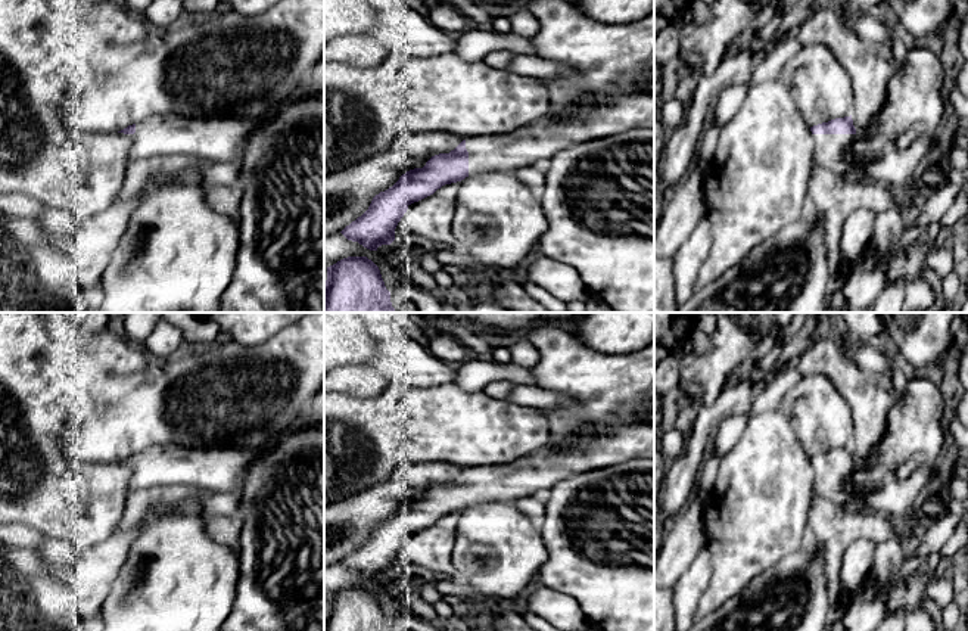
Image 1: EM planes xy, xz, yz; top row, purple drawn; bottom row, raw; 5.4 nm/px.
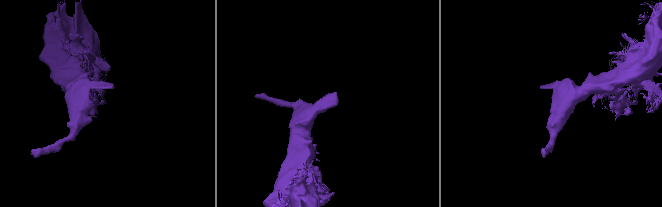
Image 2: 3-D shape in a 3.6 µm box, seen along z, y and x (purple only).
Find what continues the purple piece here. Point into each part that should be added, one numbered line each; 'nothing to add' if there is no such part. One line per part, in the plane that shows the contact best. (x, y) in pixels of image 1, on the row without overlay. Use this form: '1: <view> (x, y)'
1: yz (830, 481)

